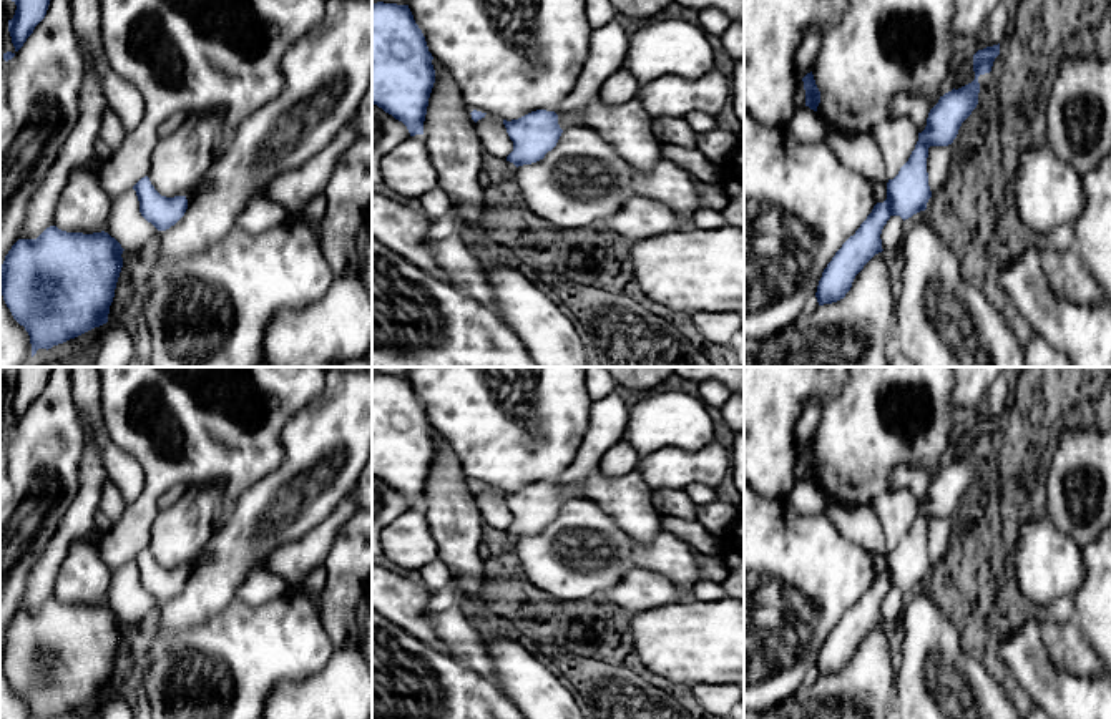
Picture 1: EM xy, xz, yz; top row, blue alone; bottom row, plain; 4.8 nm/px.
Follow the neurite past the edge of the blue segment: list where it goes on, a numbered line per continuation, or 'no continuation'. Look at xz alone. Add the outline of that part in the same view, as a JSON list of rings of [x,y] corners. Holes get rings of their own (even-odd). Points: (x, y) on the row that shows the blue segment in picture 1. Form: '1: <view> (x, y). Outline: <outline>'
1: xz (575, 118). Outline: [[[578,108],[578,110],[558,115],[558,125],[563,131],[570,128],[586,126],[585,108]]]

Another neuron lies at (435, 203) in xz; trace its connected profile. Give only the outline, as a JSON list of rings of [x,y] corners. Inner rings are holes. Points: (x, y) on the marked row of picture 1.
[[[438,188],[422,194],[418,199],[420,199],[422,211],[432,221],[440,219],[440,218],[443,218],[443,216],[452,213],[452,201]]]

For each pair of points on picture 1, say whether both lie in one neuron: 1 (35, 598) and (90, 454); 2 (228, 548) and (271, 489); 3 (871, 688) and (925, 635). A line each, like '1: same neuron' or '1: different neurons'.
1: same neuron
2: same neuron
3: different neurons

